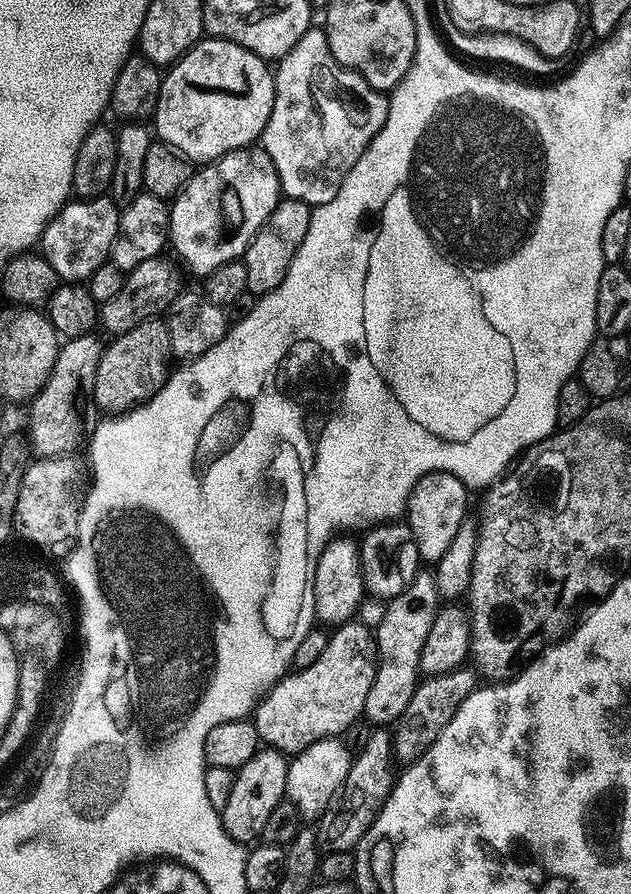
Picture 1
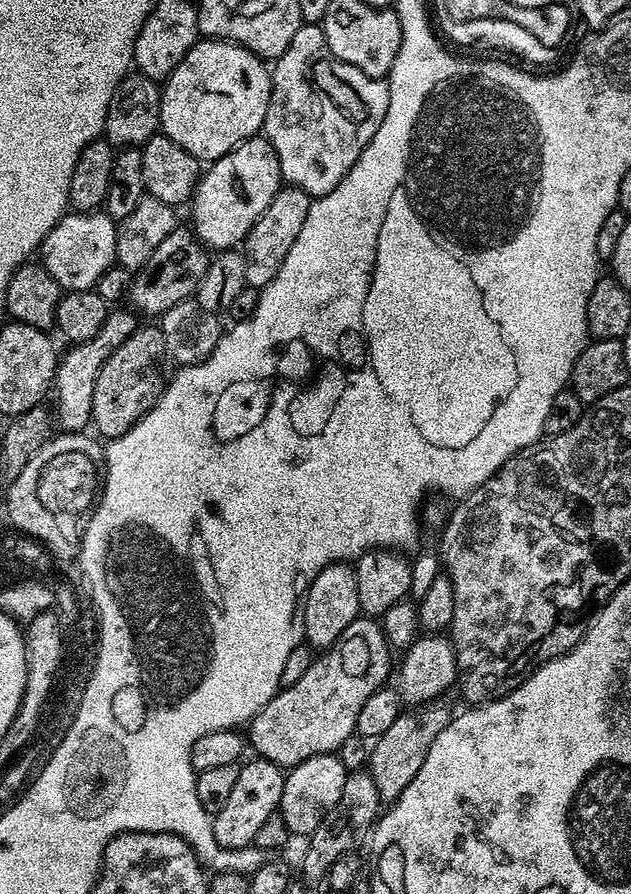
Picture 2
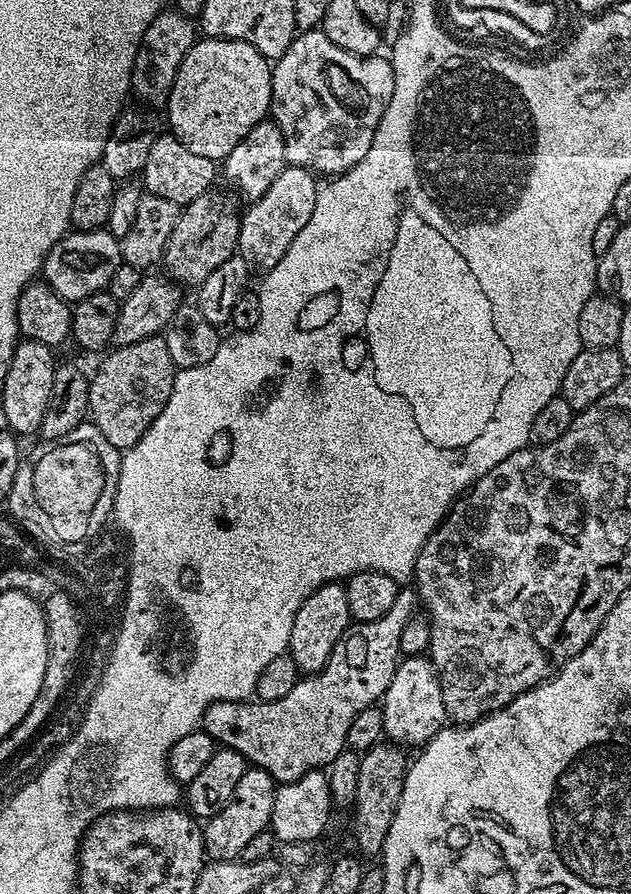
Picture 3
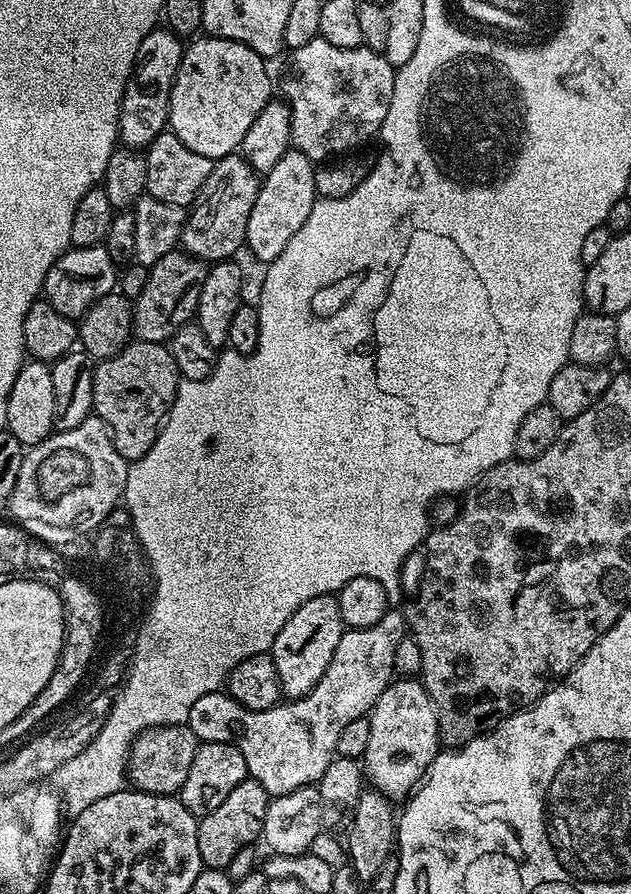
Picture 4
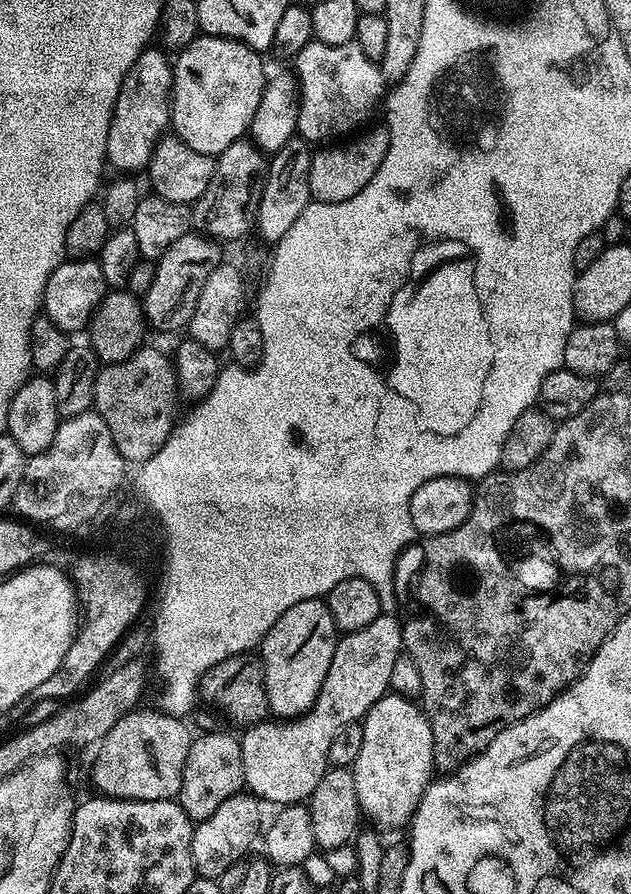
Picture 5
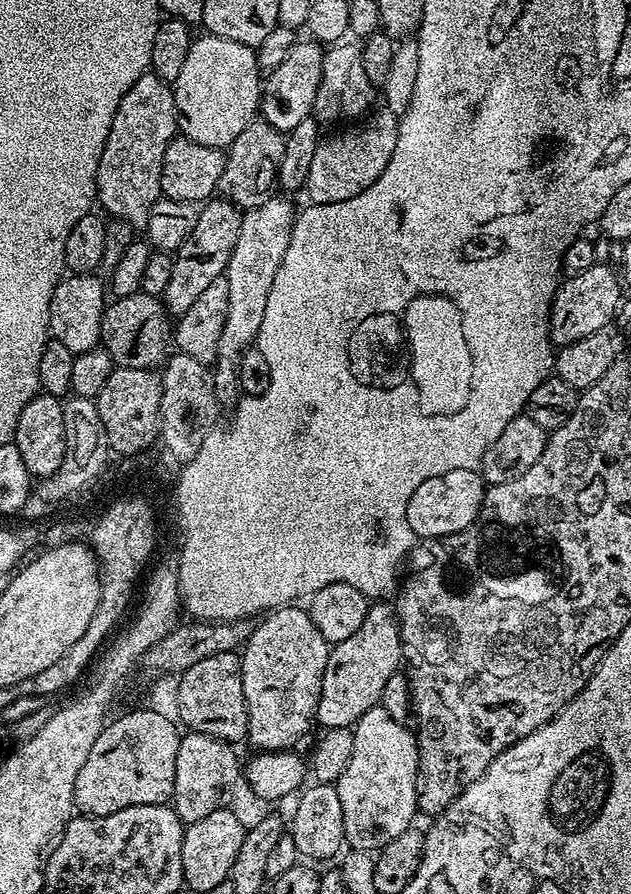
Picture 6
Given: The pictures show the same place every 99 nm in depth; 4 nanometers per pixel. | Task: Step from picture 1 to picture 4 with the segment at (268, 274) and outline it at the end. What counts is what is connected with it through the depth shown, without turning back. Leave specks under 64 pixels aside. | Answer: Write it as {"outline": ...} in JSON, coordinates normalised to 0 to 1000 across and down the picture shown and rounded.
{"outline":[[[458,166],[412,202],[409,221],[403,221],[403,235],[396,235],[396,248],[390,248],[390,277],[418,298],[434,294],[441,284],[453,280],[460,266],[479,257],[479,248],[491,244],[491,235],[501,229],[499,210],[502,185],[471,166]]]}

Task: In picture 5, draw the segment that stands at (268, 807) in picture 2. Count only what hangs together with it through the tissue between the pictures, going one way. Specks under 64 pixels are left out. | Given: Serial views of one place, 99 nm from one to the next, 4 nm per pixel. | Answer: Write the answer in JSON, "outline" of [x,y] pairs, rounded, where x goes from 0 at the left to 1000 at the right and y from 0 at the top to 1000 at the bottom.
{"outline":[[[376,888],[358,893],[358,897],[352,897],[352,902],[339,906],[339,911],[333,911],[333,915],[315,918],[306,925],[304,963],[312,981],[347,982],[365,968],[382,965],[395,956],[393,947],[409,940],[406,921],[412,917],[410,902],[414,903],[407,891],[398,888]]]}

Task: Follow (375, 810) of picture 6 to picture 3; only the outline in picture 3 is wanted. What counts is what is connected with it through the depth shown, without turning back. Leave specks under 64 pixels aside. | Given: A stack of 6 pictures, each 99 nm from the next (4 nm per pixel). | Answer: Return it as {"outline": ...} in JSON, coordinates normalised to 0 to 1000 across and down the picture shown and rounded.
{"outline":[[[677,733],[642,734],[628,744],[624,758],[618,758],[618,767],[609,773],[605,803],[610,824],[647,839],[664,838],[705,813],[710,800],[700,785],[700,767],[691,746]]]}

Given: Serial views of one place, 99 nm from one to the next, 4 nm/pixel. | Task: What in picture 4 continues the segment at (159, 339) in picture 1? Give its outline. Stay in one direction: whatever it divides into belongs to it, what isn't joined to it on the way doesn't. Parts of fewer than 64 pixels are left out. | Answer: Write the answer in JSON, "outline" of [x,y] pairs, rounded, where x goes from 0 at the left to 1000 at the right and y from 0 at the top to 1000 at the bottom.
{"outline":[[[230,380],[206,383],[185,398],[151,408],[146,459],[171,478],[181,499],[197,515],[223,515],[244,499],[279,447],[287,424],[271,388]]]}

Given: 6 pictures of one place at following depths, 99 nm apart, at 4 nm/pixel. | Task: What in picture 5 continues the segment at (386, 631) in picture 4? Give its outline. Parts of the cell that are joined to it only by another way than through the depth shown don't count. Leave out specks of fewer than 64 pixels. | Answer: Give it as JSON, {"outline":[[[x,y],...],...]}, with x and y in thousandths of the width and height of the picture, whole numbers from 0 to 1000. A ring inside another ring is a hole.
{"outline":[[[604,687],[586,696],[586,700],[574,700],[574,705],[540,710],[532,717],[529,736],[523,736],[523,749],[517,749],[517,763],[510,763],[510,772],[504,772],[504,781],[494,793],[480,801],[458,804],[455,808],[414,808],[398,814],[385,815],[379,824],[384,839],[384,861],[387,862],[387,881],[414,896],[426,895],[436,902],[480,900],[494,889],[494,877],[520,862],[520,839],[529,821],[542,812],[563,805],[575,806],[578,799],[607,779],[616,777],[618,754],[624,749],[624,740],[637,733],[637,698],[621,687]],[[456,872],[488,872],[485,877],[456,877]]]}

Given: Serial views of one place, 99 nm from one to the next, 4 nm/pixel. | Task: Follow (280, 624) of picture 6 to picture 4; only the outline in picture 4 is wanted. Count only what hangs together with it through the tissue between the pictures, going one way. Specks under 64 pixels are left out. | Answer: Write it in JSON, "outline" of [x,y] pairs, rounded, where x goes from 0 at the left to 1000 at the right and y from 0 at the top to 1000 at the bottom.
{"outline":[[[531,666],[491,669],[491,673],[469,676],[466,687],[460,687],[453,700],[441,705],[428,726],[444,760],[444,772],[452,780],[483,779],[501,766],[504,758],[517,754],[517,745],[523,745],[523,736],[529,736],[529,727],[547,705]]]}

